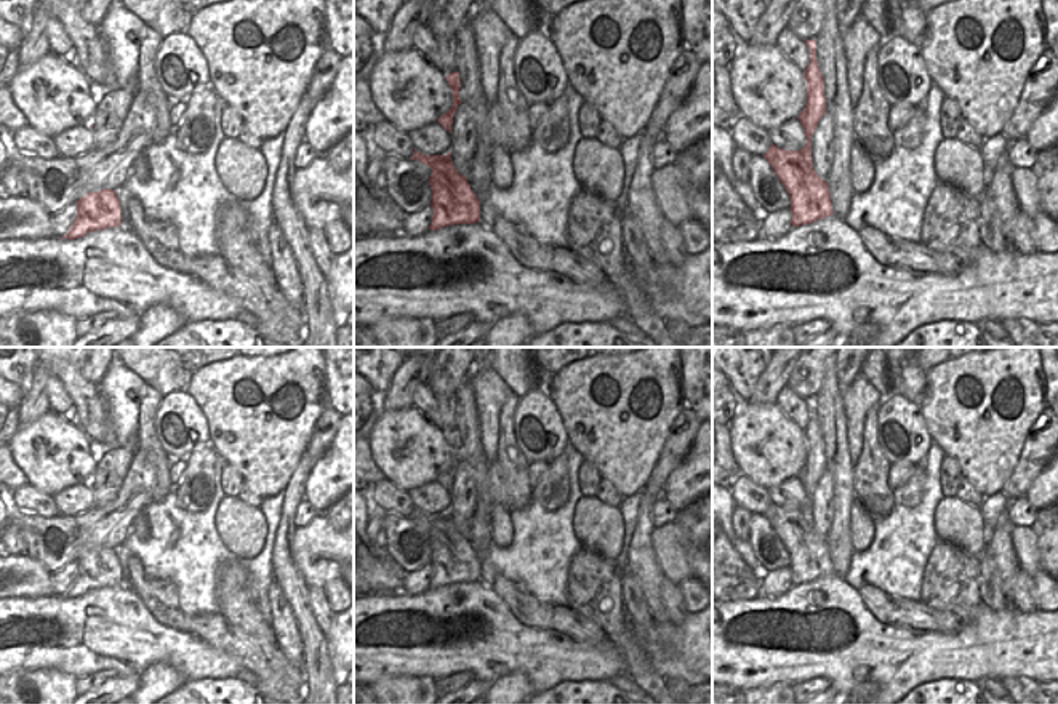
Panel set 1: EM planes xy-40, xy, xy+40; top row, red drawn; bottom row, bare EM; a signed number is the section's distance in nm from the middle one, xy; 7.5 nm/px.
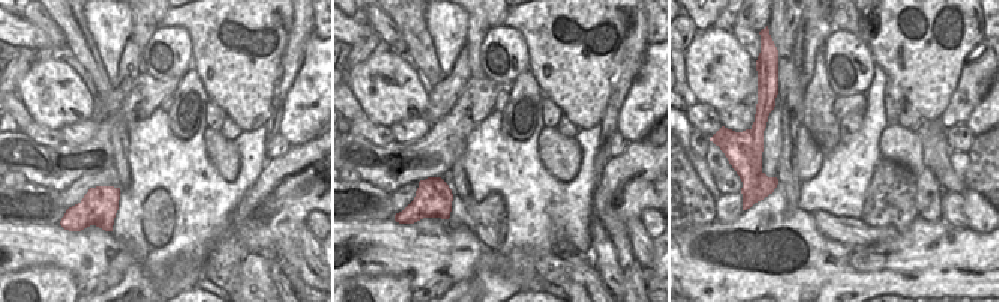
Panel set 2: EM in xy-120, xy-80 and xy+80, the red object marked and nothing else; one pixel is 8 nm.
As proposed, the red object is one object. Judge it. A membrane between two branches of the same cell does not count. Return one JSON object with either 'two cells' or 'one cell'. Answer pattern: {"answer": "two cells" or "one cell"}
{"answer": "two cells"}

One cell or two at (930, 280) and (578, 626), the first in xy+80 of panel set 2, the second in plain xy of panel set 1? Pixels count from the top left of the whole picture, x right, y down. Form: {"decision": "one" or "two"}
{"decision": "two"}

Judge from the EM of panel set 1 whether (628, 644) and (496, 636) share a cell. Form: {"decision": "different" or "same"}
{"decision": "different"}

